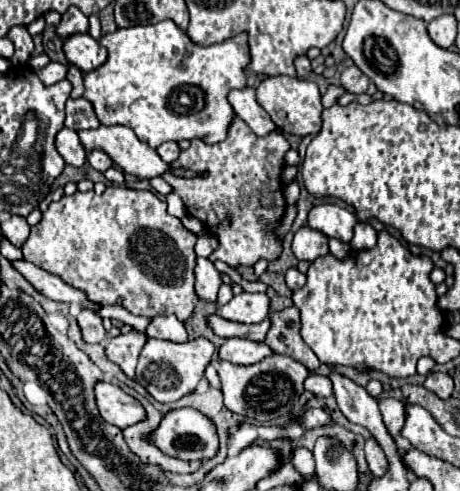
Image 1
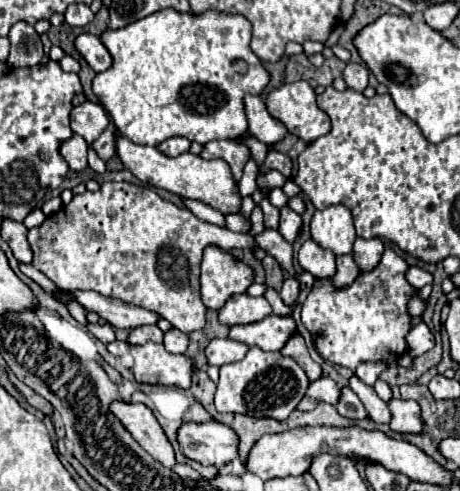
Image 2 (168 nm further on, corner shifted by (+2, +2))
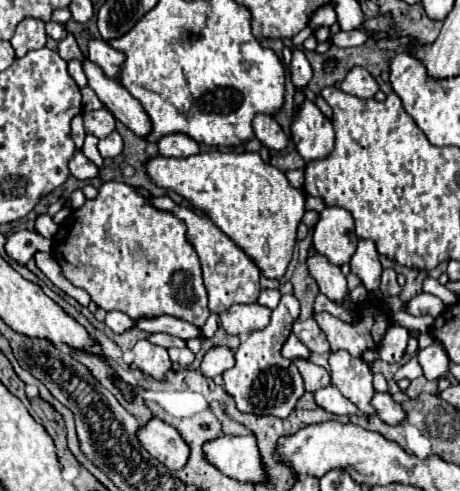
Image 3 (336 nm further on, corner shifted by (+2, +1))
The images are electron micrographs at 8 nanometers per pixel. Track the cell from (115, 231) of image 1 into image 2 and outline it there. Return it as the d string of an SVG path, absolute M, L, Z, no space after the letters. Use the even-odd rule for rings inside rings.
M105 182L97 192L75 196L71 204L49 216L43 226L29 230L33 266L63 290L95 290L107 298L119 298L161 314L177 330L189 334L205 326L205 304L199 294L199 264L205 246L217 244L223 250L245 250L253 246L251 234L237 234L199 220L191 210L163 200L147 186L131 182Z

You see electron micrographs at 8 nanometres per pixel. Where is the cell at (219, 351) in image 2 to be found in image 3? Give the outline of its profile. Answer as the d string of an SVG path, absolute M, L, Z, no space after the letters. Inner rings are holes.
M211 347L203 361L201 361L201 373L205 377L215 377L221 375L223 371L231 369L235 365L235 353L229 347Z

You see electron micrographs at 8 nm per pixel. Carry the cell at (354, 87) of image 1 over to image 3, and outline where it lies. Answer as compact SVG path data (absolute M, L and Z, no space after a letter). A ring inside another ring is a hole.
M351 67L347 77L343 79L341 83L341 91L349 93L349 95L355 95L355 97L361 97L361 99L369 99L377 93L377 81L369 75L367 69L363 67Z

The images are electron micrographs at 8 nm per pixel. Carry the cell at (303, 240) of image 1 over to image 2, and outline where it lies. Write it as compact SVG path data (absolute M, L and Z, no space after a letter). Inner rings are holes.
M307 240L299 250L299 264L305 272L313 274L315 278L333 278L335 268L335 254L331 250L323 250L317 242Z

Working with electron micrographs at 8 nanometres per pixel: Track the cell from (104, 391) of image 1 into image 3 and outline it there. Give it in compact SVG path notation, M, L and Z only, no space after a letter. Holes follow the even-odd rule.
M153 417L145 425L141 425L137 439L159 463L173 471L181 469L189 457L187 443L171 425L163 423L161 419Z

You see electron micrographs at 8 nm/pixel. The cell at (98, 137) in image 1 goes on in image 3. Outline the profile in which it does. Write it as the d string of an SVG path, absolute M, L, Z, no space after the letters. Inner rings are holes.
M209 151L187 159L159 155L147 159L147 175L157 187L179 193L203 211L255 261L265 277L281 279L285 275L297 241L297 225L305 213L305 195L291 187L283 171L263 163L259 153Z

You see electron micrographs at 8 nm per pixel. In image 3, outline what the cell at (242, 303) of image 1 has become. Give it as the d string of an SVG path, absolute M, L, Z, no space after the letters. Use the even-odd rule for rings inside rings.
M237 303L219 315L219 323L231 335L249 335L253 331L267 327L269 315L271 309L259 303L249 303L249 305Z

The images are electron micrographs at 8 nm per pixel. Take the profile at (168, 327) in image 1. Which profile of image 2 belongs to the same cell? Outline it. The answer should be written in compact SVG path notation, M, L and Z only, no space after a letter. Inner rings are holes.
M173 328L171 332L165 334L163 344L165 344L167 352L171 352L171 354L185 354L185 350L187 350L187 346L189 346L189 336L187 336L185 332Z

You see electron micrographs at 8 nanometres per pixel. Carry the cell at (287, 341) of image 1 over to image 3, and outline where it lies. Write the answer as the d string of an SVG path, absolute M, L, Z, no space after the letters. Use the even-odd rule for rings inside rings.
M293 359L293 363L295 363L295 367L299 369L299 373L301 373L303 381L305 381L305 391L313 393L313 391L317 391L321 387L331 385L329 373L323 367L315 365L313 361L309 361L309 359Z

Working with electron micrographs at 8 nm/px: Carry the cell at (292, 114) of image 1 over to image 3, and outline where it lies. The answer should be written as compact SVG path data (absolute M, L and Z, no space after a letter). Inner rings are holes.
M309 99L297 107L297 113L291 119L291 137L305 161L323 159L335 143L331 121Z

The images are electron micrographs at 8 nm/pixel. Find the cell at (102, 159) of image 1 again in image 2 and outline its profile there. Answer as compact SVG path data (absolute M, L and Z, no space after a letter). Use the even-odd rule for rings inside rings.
M107 128L91 146L95 148L95 152L99 154L101 160L109 160L115 154L115 134L113 134L113 130Z

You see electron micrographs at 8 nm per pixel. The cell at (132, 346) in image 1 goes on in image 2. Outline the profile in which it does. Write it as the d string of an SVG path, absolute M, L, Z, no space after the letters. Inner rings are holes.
M139 326L133 328L129 334L129 344L145 344L159 340L163 340L163 330L159 326Z

